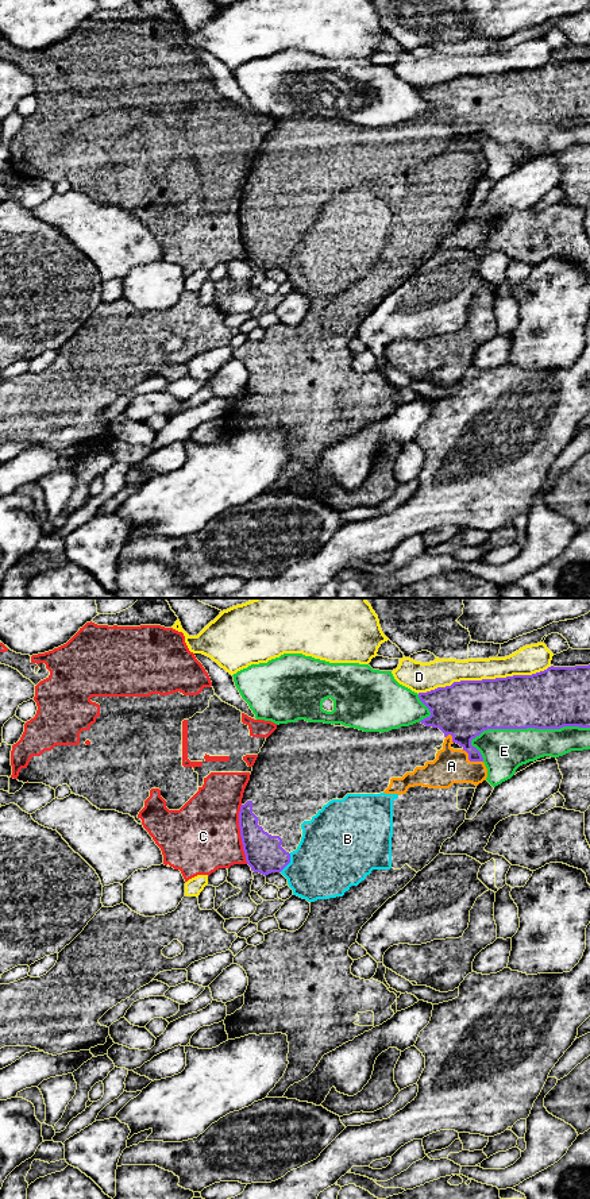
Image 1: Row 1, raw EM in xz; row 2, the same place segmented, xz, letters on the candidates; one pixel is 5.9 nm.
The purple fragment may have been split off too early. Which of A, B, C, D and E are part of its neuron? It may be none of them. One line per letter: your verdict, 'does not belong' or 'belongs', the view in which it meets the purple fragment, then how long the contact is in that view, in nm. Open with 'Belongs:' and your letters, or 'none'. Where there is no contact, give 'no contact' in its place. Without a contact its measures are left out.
Belongs: A, B
A: belongs; contact in xz; length 150 nm
B: belongs; contact in xz; length 130 nm
C: does not belong; contact in xz; length 360 nm
D: does not belong; contact in xz; length 800 nm
E: does not belong; contact in xz; length 700 nm

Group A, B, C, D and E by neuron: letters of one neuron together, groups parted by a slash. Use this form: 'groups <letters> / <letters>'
groups A B / C / D / E

